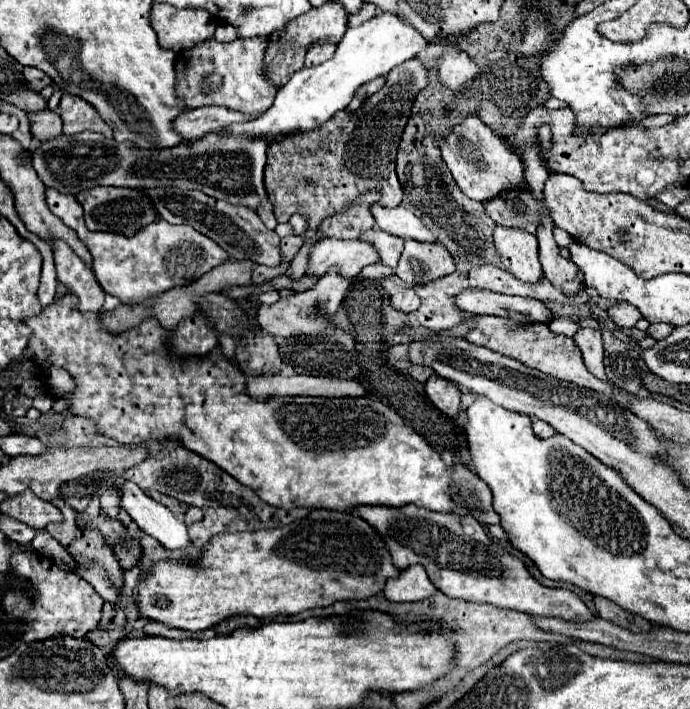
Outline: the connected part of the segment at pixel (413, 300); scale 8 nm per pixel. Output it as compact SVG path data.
M409 288L409 290L403 290L403 292L395 294L395 296L391 296L391 304L393 304L393 308L397 308L397 310L413 312L413 310L419 308L419 296L415 294L413 288Z

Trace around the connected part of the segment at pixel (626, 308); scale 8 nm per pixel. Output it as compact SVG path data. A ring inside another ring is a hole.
M619 302L607 310L609 318L619 326L619 328L633 328L635 322L641 318L639 310L627 302Z

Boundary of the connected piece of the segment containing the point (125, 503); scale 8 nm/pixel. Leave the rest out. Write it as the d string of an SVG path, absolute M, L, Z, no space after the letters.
M133 482L121 484L121 506L145 534L157 538L167 550L183 550L191 546L191 538L183 520L179 520L167 506L161 506L149 498Z

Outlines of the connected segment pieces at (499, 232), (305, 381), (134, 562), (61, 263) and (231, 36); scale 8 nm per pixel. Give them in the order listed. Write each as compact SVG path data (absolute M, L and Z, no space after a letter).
M495 226L493 240L495 240L495 248L503 266L511 274L527 282L537 282L537 278L543 276L537 242L533 234L523 232L519 228Z
M263 374L247 376L245 392L255 400L271 400L281 396L361 396L365 388L355 380L339 380L329 376L283 376L283 374Z
M79 512L77 514L77 526L81 530L99 530L105 538L105 544L113 550L115 558L119 560L119 566L123 568L123 572L131 570L133 566L139 566L141 558L143 558L143 548L137 542L137 538L133 538L129 534L129 528L123 526L119 520L113 520L109 516L105 516L103 512L99 512L97 516L89 516L87 512Z
M55 242L55 266L59 282L65 284L71 294L77 296L77 310L99 312L105 300L105 292L101 290L93 272L87 270L79 256L75 256L69 246L63 246L63 242Z
M219 24L213 38L217 42L229 42L229 40L235 40L237 38L237 30L233 26L229 26L229 24Z

